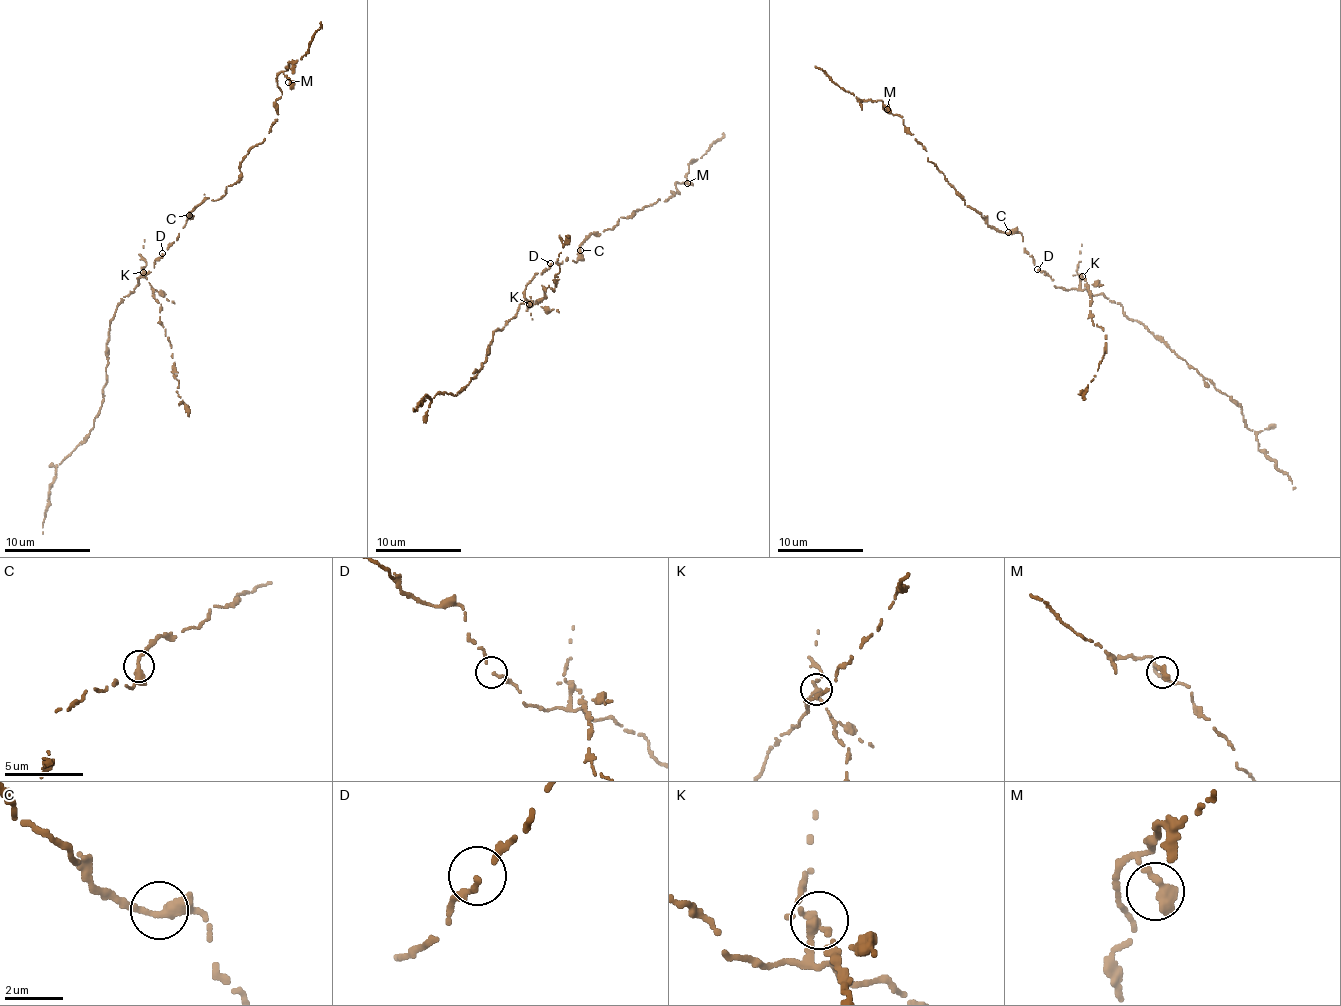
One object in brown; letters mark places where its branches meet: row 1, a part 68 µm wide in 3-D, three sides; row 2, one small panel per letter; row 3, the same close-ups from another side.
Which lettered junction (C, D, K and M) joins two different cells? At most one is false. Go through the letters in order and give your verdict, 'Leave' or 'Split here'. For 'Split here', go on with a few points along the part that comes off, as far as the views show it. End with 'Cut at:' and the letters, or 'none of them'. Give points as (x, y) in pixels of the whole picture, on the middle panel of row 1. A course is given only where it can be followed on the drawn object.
C: Leave
D: Leave
K: Split here. Course of the part to remove: (529, 305), (545, 298), (544, 287), (548, 285), (554, 291), (555, 276), (559, 270), (558, 255), (568, 237)
M: Leave
Cut at: K

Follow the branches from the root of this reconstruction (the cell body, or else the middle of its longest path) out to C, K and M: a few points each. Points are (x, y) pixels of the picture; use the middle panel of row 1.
C: (550, 263), (568, 258), (573, 262), (577, 260), (580, 250)
K: (550, 263), (526, 286), (524, 295), (529, 305)
M: (550, 263), (577, 260), (580, 244), (586, 238), (657, 200), (666, 201), (680, 192), (676, 183), (687, 183)

